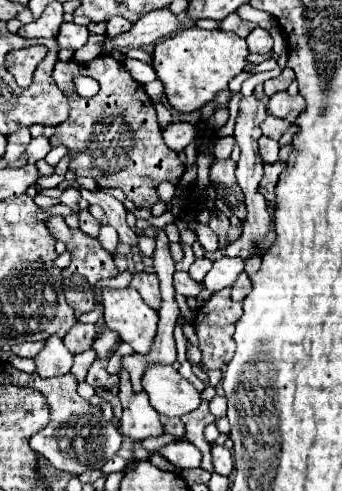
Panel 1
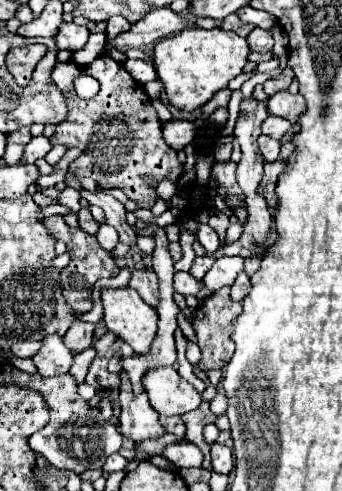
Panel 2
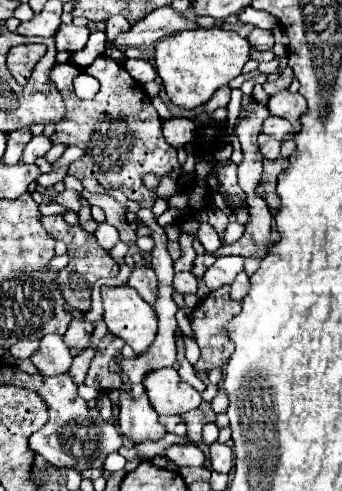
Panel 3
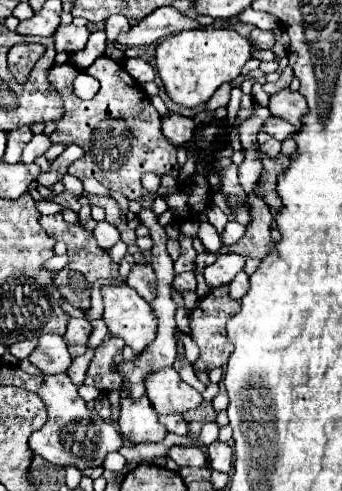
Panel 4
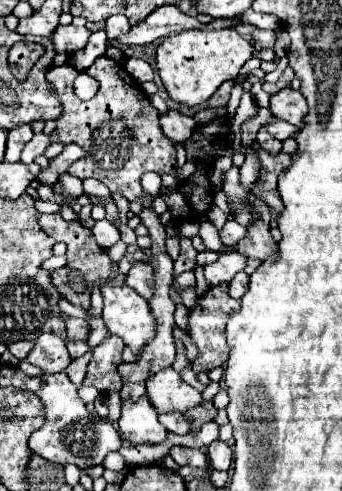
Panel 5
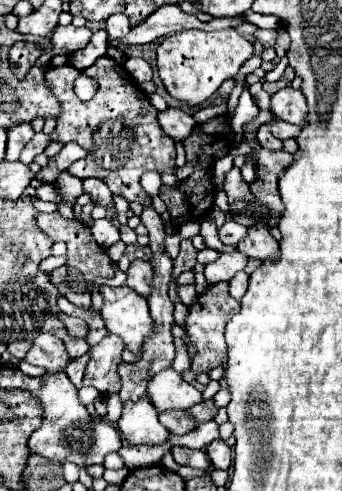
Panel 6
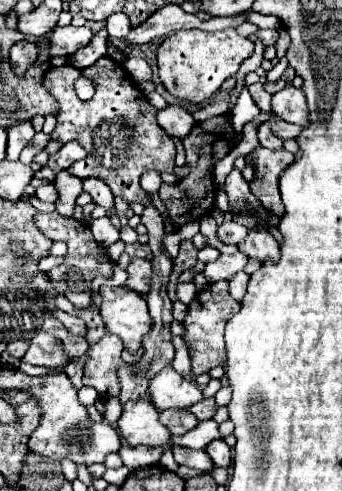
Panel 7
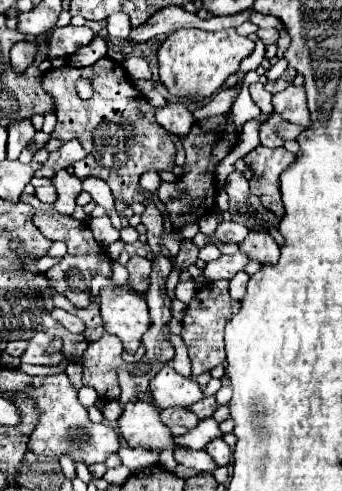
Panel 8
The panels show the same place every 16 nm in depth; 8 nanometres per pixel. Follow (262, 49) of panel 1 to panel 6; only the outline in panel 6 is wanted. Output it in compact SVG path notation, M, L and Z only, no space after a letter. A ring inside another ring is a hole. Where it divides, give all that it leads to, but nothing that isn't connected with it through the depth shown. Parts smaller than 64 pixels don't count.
M256 30L254 36L262 42L264 48L268 48L268 46L274 46L274 42L278 38L278 32L276 30Z

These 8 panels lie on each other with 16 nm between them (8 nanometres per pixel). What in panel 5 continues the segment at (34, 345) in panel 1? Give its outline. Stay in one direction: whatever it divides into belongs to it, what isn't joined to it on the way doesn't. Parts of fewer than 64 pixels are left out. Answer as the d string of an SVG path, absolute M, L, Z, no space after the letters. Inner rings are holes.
M20 340L20 342L12 342L12 344L8 346L8 352L10 352L12 356L16 356L18 360L24 360L32 346L34 346L34 342L22 342L22 340Z

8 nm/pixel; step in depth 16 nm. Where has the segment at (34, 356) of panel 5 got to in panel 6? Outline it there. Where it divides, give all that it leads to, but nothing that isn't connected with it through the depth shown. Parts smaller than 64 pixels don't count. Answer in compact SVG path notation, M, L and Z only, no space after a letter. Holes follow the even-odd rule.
M42 332L32 340L32 346L30 346L28 354L24 356L24 362L34 364L34 366L42 366L48 372L58 372L68 366L70 358L68 358L60 338Z

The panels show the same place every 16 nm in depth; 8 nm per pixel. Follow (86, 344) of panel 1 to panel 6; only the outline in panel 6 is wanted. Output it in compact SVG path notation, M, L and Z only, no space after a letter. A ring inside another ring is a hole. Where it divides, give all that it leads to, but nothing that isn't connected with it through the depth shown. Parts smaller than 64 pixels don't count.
M56 312L56 316L64 322L66 330L70 332L70 336L78 336L78 338L84 338L86 332L88 332L88 326L82 318L74 318L74 316L68 316L64 312Z

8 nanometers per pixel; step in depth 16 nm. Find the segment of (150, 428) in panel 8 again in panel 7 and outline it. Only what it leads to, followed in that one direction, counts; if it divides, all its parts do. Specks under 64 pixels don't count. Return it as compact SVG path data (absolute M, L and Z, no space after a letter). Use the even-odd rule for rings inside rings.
M148 400L126 402L122 416L118 420L118 430L130 446L146 448L164 448L160 456L160 466L166 470L176 470L178 464L172 456L172 434L158 420L158 410Z

